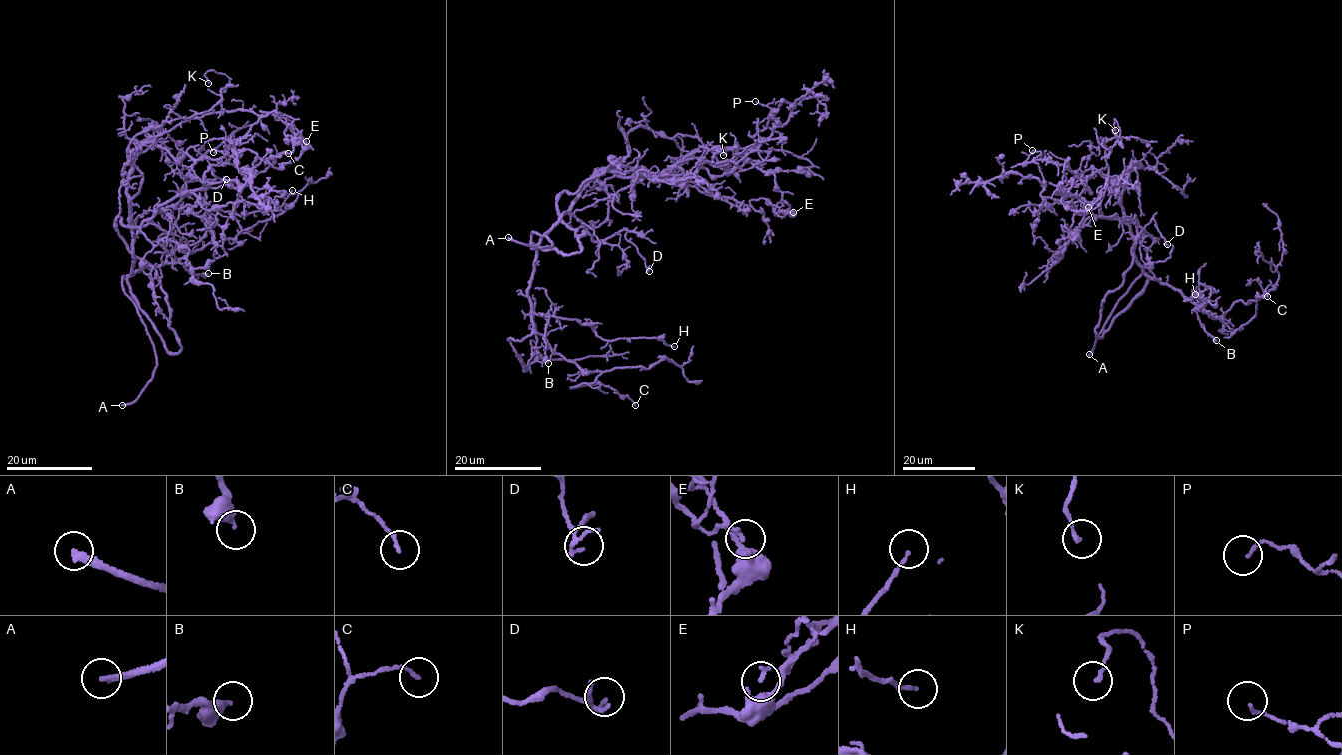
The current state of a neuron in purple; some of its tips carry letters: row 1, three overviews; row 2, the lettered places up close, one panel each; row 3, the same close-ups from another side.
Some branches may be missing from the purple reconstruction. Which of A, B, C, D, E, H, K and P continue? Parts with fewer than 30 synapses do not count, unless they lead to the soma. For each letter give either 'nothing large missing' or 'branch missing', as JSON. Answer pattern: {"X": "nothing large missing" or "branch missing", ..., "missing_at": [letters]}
{"A": "branch missing", "B": "nothing large missing", "C": "nothing large missing", "D": "nothing large missing", "E": "nothing large missing", "H": "nothing large missing", "K": "nothing large missing", "P": "nothing large missing", "missing_at": ["A"]}

